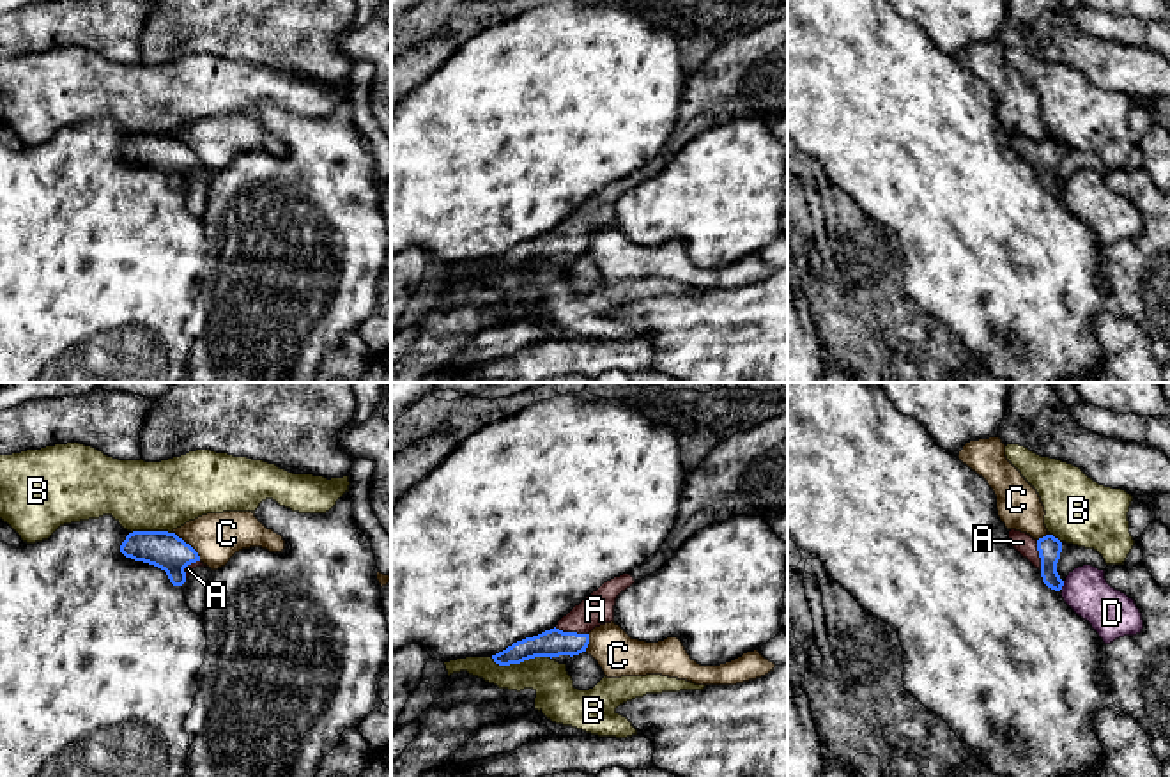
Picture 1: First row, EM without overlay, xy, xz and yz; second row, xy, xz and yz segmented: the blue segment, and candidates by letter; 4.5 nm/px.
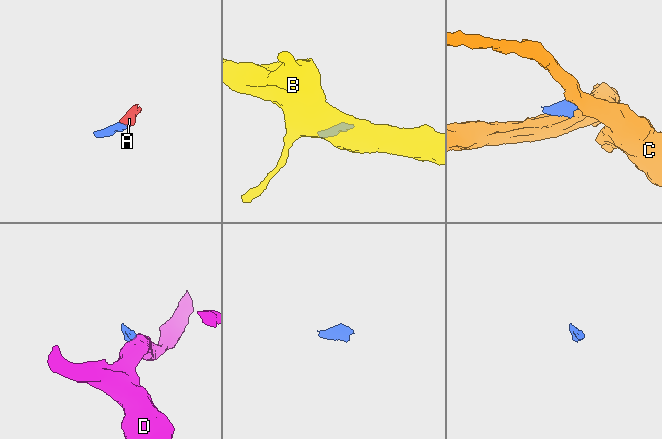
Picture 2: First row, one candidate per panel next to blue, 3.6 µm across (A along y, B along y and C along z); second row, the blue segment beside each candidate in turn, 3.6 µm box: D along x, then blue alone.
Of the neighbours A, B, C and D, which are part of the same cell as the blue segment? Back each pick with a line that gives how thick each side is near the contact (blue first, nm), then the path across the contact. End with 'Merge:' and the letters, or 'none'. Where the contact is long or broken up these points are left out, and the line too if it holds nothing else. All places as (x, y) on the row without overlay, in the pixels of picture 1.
A: 130 nm thick on the blue side, 150 nm on the other; runs through xz (551, 246), (565, 243), (572, 236), (595, 213)
Merge: A

